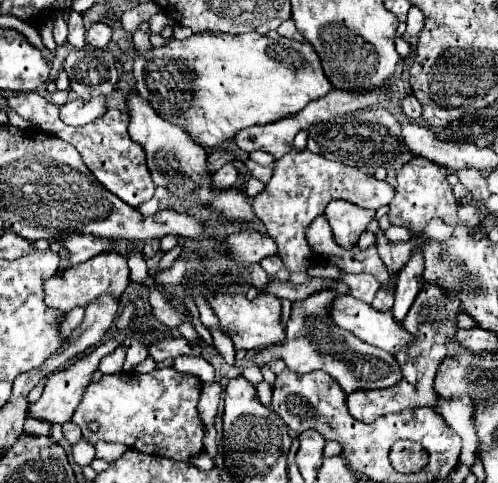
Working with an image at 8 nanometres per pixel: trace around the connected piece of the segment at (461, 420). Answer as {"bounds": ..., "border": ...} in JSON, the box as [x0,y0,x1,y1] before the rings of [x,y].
{"bounds":[436,396,478,466],"border":[[[462,396],[462,398],[454,398],[454,400],[442,400],[438,398],[438,408],[436,412],[454,428],[456,434],[460,434],[462,440],[460,462],[472,466],[475,459],[472,459],[478,442],[476,442],[476,434],[472,428],[472,412],[474,408],[470,406],[470,398]]]}

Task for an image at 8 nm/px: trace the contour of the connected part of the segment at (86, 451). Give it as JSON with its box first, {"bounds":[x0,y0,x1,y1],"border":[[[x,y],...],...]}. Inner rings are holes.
{"bounds":[72,438,94,466],"border":[[[80,438],[80,442],[72,446],[72,456],[74,456],[74,462],[80,466],[90,464],[94,460],[94,446],[90,442],[84,442],[84,438]]]}

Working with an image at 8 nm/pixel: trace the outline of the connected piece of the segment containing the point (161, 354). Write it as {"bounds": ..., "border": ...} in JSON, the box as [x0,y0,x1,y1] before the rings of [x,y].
{"bounds":[148,338,200,362],"border":[[[166,338],[166,340],[156,340],[154,344],[150,344],[148,352],[156,362],[160,362],[160,360],[168,360],[168,358],[176,360],[178,356],[198,356],[200,348],[192,346],[184,338]]]}

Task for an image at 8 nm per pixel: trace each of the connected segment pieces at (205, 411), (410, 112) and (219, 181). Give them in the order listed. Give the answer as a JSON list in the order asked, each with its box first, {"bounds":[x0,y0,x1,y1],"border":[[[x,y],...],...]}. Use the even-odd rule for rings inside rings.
[{"bounds":[198,382,220,426],"border":[[[218,382],[202,386],[202,396],[200,396],[200,402],[198,402],[198,412],[200,412],[200,418],[202,418],[202,422],[206,426],[212,426],[214,420],[216,420],[218,402],[220,402],[218,392],[220,392],[220,384]]]},{"bounds":[402,94,420,120],"border":[[[408,94],[404,100],[402,100],[402,112],[410,118],[410,120],[418,120],[420,118],[420,102],[414,94]]]},{"bounds":[212,162,238,190],"border":[[[228,162],[224,164],[218,172],[212,174],[212,186],[216,186],[216,190],[224,190],[224,188],[230,188],[238,178],[238,170]]]}]

